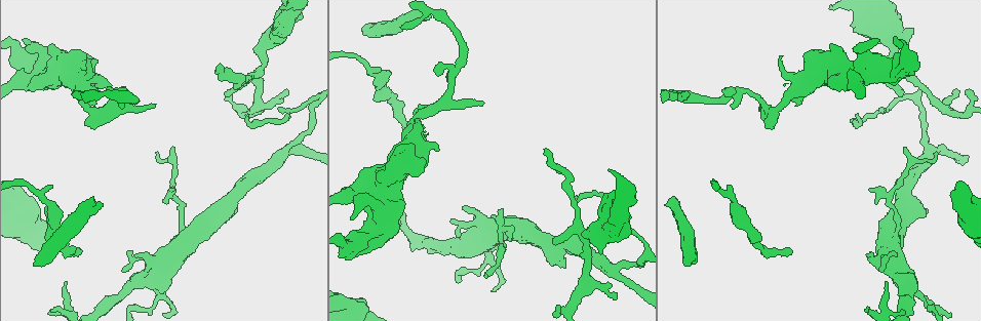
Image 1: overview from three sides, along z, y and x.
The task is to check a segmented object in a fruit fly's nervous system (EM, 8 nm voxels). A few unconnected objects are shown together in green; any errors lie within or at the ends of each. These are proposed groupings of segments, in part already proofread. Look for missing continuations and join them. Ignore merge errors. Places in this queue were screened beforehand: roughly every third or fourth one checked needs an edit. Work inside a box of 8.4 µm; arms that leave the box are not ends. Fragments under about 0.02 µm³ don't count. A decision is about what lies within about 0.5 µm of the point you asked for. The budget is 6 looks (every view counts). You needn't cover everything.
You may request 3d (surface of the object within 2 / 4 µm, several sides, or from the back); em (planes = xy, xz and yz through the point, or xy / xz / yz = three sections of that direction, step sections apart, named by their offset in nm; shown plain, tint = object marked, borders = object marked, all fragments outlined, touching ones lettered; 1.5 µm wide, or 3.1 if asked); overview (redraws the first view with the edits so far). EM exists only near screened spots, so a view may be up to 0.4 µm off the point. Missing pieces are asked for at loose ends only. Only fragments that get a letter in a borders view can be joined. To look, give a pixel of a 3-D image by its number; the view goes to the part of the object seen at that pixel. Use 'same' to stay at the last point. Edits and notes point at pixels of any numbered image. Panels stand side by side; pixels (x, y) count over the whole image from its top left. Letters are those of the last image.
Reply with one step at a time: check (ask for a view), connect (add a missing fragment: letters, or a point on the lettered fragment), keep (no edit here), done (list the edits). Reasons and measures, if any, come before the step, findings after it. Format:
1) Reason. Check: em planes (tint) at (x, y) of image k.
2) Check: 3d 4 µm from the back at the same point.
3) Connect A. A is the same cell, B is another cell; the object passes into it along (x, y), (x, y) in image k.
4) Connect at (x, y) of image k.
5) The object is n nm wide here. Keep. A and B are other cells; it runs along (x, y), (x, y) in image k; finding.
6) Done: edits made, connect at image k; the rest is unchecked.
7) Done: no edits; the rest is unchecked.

Check: em xz step 4 (borders) at (156, 153) of image 1.

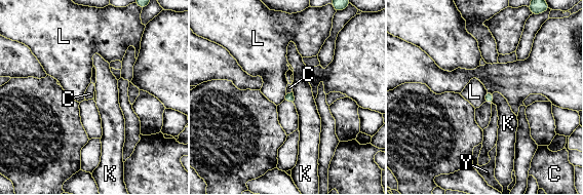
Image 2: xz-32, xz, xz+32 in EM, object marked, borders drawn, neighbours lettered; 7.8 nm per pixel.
Another direction. Check: em planes (borders) at the same point.

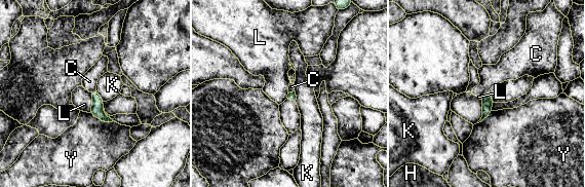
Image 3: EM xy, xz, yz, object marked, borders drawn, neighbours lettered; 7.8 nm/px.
Keep. C, H, K, L and Y are other cells; a border runs along (90, 92), (91, 109), (88, 112) in image 3; none of them fits.

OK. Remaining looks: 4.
Check: em xz step 4 (tint) at (887, 284) of image 1.

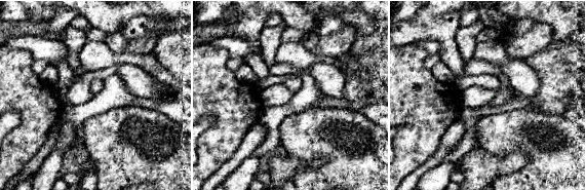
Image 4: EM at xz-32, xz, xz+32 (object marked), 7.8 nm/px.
Cut it another way. Check: em planes (borders) at the same point.

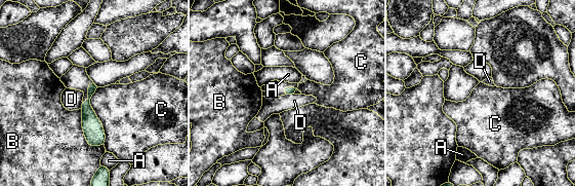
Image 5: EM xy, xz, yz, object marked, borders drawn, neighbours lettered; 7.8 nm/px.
Keep. A, B, C and D are other cells; none of them fits.

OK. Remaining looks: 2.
Thin end. Check: 3d 2 µm at (549, 153) of image 1.

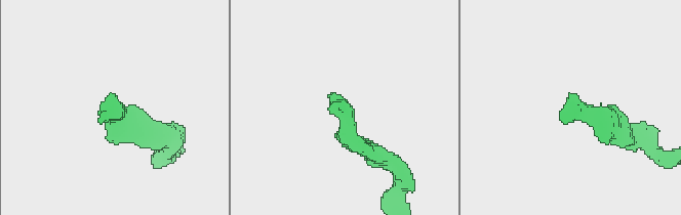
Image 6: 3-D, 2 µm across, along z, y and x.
Shape alone is not enough. Check: em planes (borders) at (111, 94) of image 6.

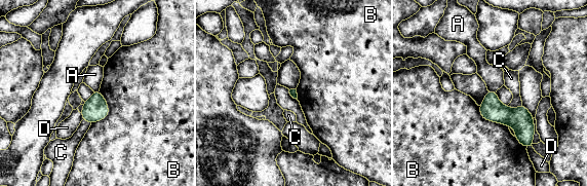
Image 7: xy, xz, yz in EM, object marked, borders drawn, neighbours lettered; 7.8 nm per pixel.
Keep. A, B, C and D are other cells; it runs along (490, 94), (491, 100), (530, 140) in image 7; no lettered fragment goes on from it.

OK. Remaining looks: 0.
Done: no edits; the rest is unchecked.

